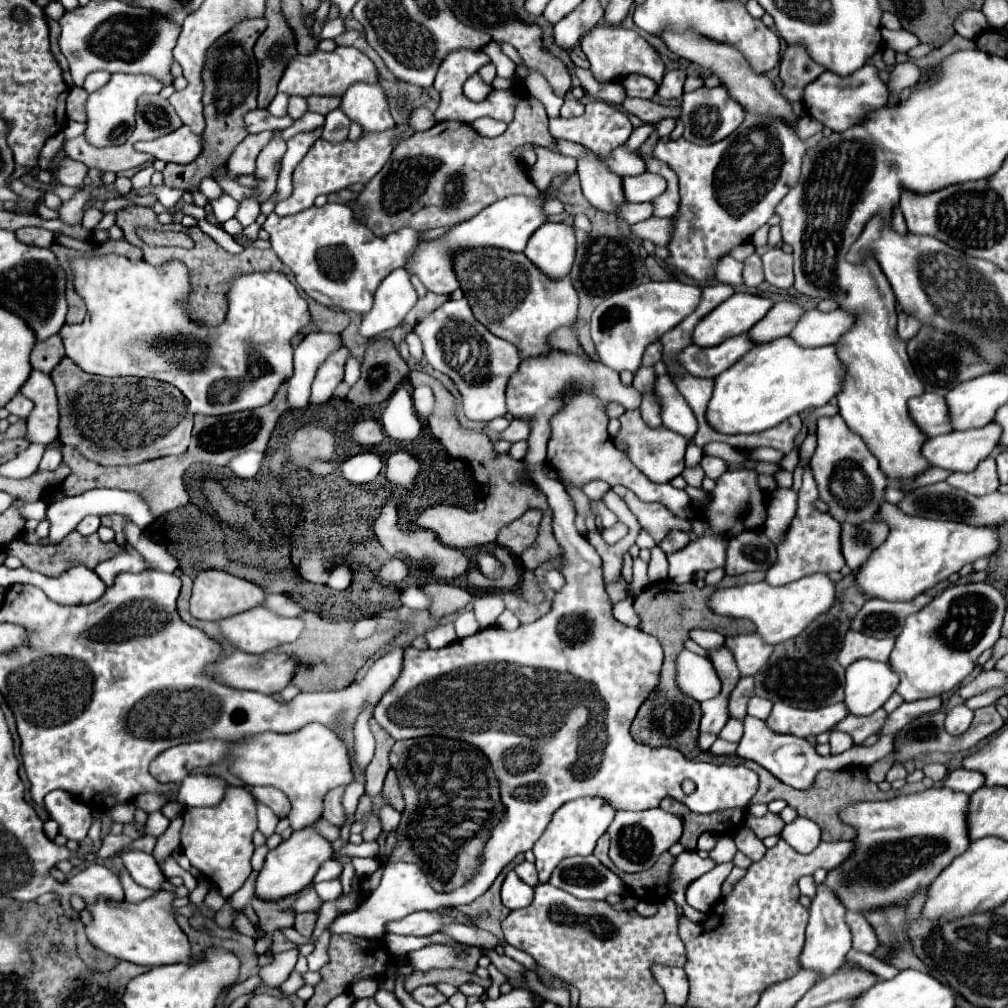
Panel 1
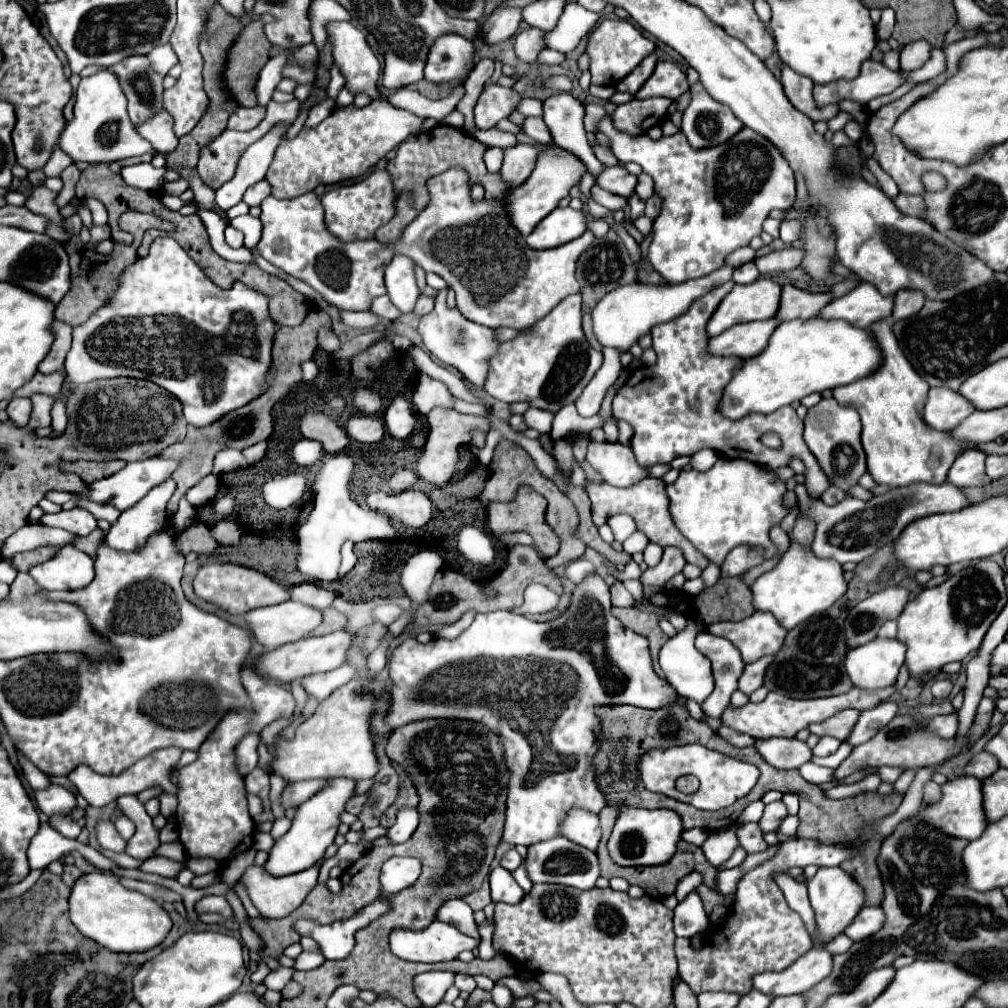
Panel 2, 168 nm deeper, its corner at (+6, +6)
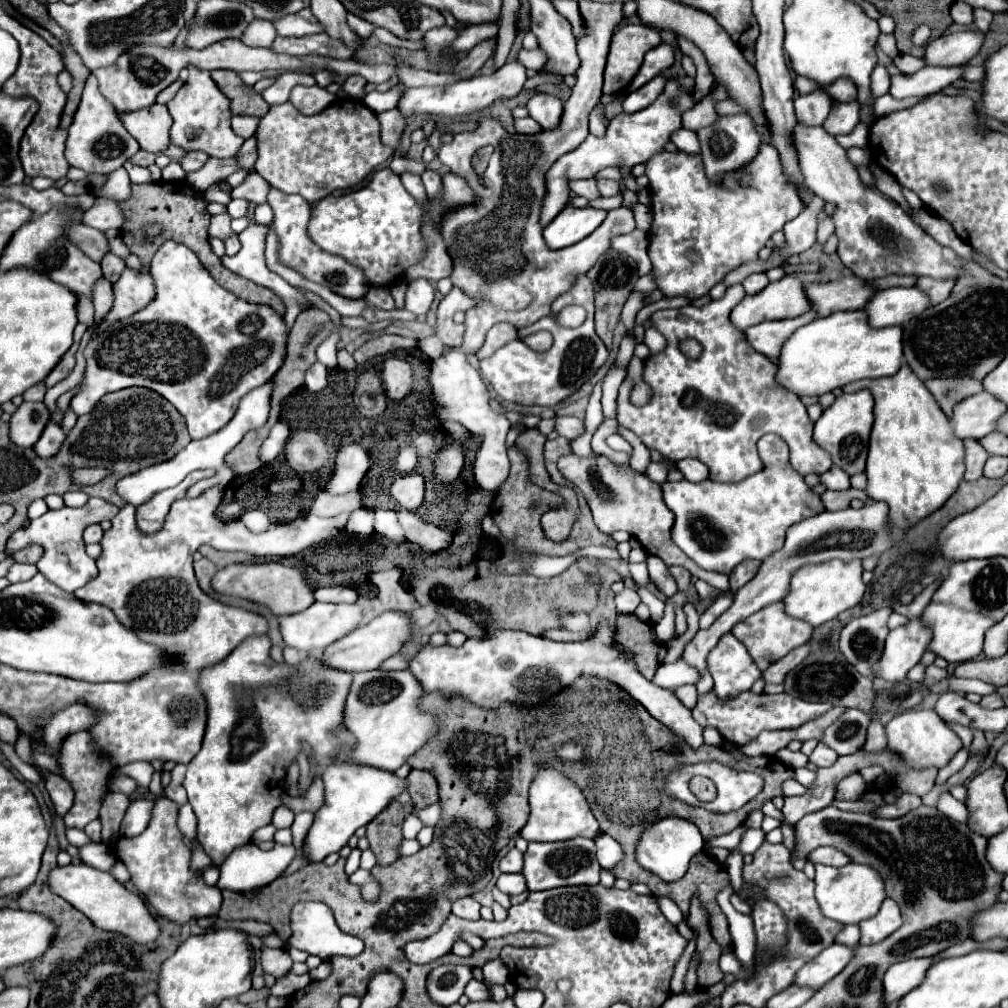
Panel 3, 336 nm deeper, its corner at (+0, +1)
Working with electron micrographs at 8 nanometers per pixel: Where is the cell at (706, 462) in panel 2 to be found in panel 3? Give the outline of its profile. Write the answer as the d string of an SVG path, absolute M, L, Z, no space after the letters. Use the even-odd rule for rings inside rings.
M686 458L686 460L678 460L676 468L682 472L682 476L690 482L702 482L708 478L708 468L694 458Z

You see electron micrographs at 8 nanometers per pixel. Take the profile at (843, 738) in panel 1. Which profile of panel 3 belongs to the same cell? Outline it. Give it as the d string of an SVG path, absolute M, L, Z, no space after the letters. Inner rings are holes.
M818 744L818 746L814 748L814 752L810 754L810 762L816 764L816 766L820 766L820 768L832 766L836 758L838 758L838 754L836 754L834 750L830 750L828 746L822 746L822 744Z

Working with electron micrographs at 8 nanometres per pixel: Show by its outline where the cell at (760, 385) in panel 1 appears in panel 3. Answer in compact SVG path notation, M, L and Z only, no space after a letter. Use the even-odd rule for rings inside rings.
M852 310L852 312L830 314L826 318L818 318L802 328L798 328L784 342L776 378L786 390L790 390L798 396L822 396L822 394L842 388L844 384L854 382L854 380L892 376L900 366L902 366L902 326L878 330L866 322L866 310Z

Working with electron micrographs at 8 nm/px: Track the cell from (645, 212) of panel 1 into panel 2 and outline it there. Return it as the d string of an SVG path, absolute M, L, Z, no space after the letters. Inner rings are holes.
M592 185L590 193L592 193L592 199L594 199L596 203L604 205L604 207L610 209L610 211L618 211L618 209L626 209L626 207L628 207L628 199L626 199L626 197L620 197L620 195L608 193L608 191L600 189L598 185Z

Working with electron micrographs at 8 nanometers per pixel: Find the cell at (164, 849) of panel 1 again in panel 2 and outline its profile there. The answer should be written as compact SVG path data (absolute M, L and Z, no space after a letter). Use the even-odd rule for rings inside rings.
M100 871L86 873L74 883L70 895L70 919L84 937L106 949L116 949L116 953L148 951L160 945L172 929L172 919L162 905L148 895L124 889L114 875L104 875Z

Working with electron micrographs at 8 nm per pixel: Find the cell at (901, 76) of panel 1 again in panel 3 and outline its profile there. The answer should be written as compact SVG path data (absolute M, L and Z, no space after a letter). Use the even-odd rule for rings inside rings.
M966 30L944 34L928 42L924 60L928 66L962 66L972 60L984 44L984 32Z

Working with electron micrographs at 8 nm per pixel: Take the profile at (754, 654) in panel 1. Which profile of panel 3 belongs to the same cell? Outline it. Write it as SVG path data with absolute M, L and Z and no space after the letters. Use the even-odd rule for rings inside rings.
M774 602L770 606L764 606L762 610L754 612L752 616L748 616L746 620L738 622L732 630L732 634L748 648L750 656L754 658L754 662L758 664L760 670L766 670L770 664L774 664L776 660L784 658L790 650L802 646L804 642L810 640L810 634L814 632L814 628L808 622L790 618L784 610L784 602Z

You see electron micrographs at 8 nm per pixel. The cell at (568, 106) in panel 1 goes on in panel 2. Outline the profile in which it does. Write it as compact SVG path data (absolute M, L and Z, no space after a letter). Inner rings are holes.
M568 93L552 95L544 101L542 119L546 121L546 125L554 137L554 145L576 155L584 163L586 173L590 173L594 179L598 179L602 169L606 169L606 165L602 165L596 159L596 155L588 143L584 125L582 125L582 117L584 117L584 103Z

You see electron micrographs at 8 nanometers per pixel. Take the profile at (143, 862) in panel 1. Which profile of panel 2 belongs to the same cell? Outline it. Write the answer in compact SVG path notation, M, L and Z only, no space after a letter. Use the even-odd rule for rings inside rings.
M98 821L96 827L96 835L98 835L98 843L114 853L124 853L126 849L126 841L118 835L118 831L114 829L112 821Z

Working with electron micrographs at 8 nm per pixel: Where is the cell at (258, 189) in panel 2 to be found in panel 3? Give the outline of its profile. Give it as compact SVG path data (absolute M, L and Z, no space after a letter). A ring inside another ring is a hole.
M256 172L248 174L248 178L230 194L230 198L246 198L248 202L254 202L254 204L264 204L266 196L268 196L268 182L262 180L260 174Z

